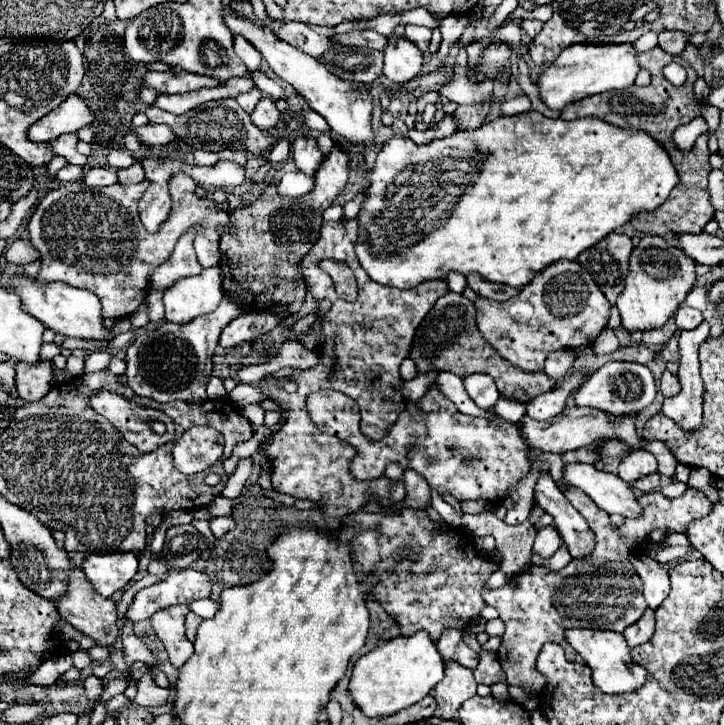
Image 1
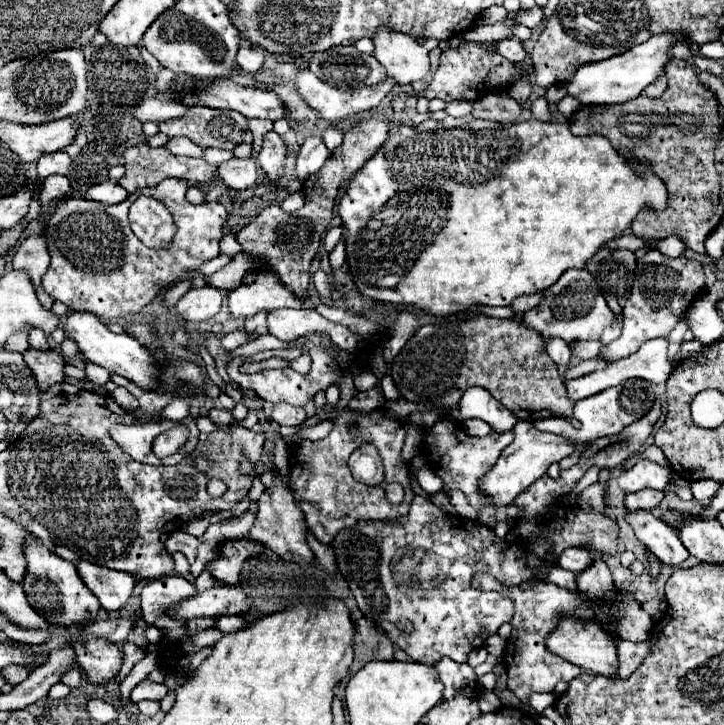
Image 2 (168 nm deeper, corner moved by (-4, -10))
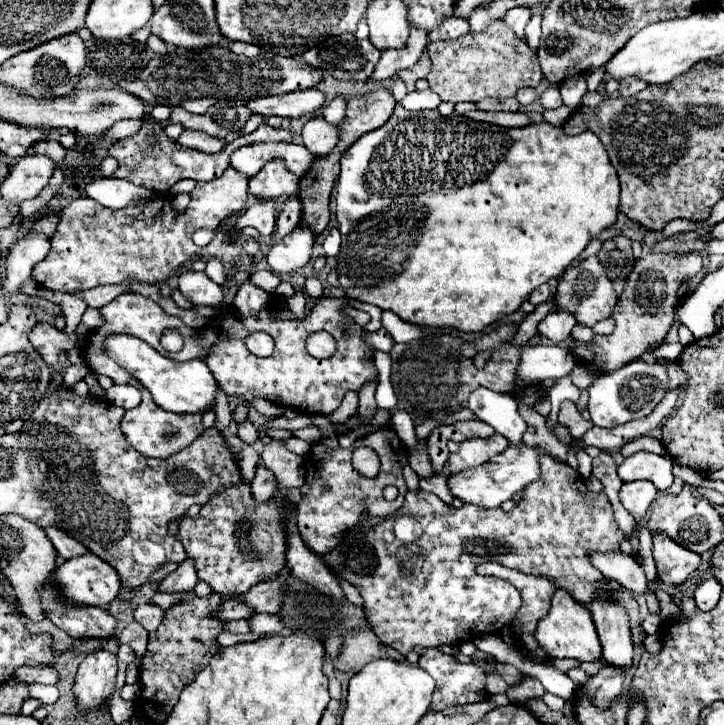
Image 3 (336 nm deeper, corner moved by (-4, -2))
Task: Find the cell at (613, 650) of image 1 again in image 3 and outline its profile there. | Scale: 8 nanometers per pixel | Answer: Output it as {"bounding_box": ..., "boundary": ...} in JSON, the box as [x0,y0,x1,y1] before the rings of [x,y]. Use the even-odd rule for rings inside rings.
{"bounding_box":[535,590,601,662],"boundary":[[[557,590],[553,594],[551,610],[545,618],[541,618],[535,640],[541,644],[541,648],[547,650],[551,658],[575,658],[581,662],[593,662],[601,658],[601,644],[589,608],[581,606],[581,602],[573,602],[573,596],[565,594],[565,590]]]}

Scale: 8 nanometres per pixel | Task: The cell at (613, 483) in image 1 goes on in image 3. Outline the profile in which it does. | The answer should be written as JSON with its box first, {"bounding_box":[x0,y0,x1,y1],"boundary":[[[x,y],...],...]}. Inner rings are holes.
{"bounding_box":[653,534,701,584],"boundary":[[[653,534],[653,558],[659,576],[667,584],[681,584],[697,570],[701,556],[677,546],[667,534]]]}

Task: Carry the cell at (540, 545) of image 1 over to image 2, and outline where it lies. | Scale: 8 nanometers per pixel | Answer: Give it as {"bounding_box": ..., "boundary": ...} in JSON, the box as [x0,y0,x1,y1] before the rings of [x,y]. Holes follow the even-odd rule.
{"bounding_box":[559,548,593,574],"boundary":[[[569,548],[569,550],[565,550],[565,554],[561,554],[559,566],[579,574],[579,570],[585,570],[589,564],[593,564],[591,558],[593,556],[585,548]]]}

